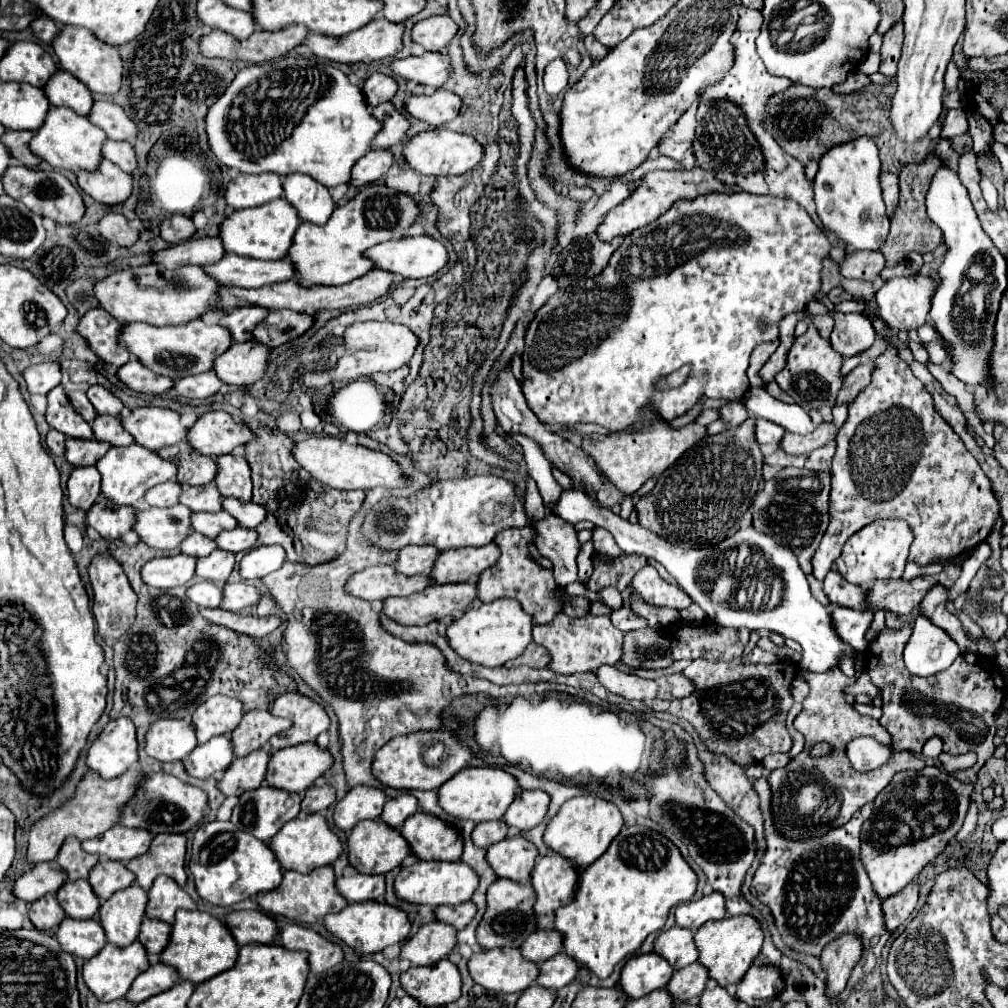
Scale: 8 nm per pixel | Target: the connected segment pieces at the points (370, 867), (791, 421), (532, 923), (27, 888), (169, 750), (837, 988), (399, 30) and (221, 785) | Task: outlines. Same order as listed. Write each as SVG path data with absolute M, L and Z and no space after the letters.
M380 819L360 821L348 835L348 851L350 851L350 865L360 873L388 873L390 869L400 865L404 857L412 853L408 841L404 841L400 831L388 827Z
M750 387L744 405L746 405L746 409L752 417L768 419L776 425L782 425L790 433L806 435L806 433L812 433L812 429L814 429L814 423L812 423L810 415L800 405L782 403L782 401L774 399L762 387Z
M496 879L488 887L488 909L478 925L478 943L482 949L496 947L520 947L524 939L536 931L536 913L534 913L536 893L530 883L516 883L508 879Z
M36 863L28 873L16 879L14 893L18 899L32 903L48 893L56 893L66 881L66 873L52 869L50 863Z
M184 719L154 721L146 737L146 753L158 761L186 759L196 745L196 729Z
M844 933L822 949L820 961L828 971L828 997L836 997L844 989L852 969L862 957L862 949L862 937L856 933Z
M378 15L374 21L364 25L358 31L332 37L332 35L318 35L318 33L308 33L304 39L304 45L308 45L318 57L330 59L330 61L340 61L340 63L356 63L356 61L378 61L384 57L394 57L398 51L402 51L404 43L404 23L392 23L384 15Z
M256 749L256 753L250 753L248 757L234 759L224 777L218 781L218 789L230 797L260 787L262 779L266 777L268 761L270 753L266 753L264 749Z

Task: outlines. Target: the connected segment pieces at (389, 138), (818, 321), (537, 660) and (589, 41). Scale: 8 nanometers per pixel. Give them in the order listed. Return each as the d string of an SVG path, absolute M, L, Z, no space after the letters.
M392 101L380 103L372 109L372 115L380 121L384 121L384 129L378 133L376 141L372 141L372 147L392 147L406 139L406 133L410 129L410 121L406 115L402 115Z
M816 315L816 317L812 319L812 323L816 325L816 329L820 331L820 335L822 335L824 339L830 337L830 333L832 333L832 325L834 325L834 321L832 321L830 315Z
M532 641L532 645L528 645L526 653L522 653L516 661L510 661L508 663L510 667L516 667L516 665L530 665L530 667L548 667L550 665L550 653L546 647L538 645Z
M588 35L588 37L584 39L584 43L586 43L588 53L594 57L594 61L600 61L600 59L604 59L604 57L606 57L608 47L604 49L604 45L600 45L600 41L596 41L596 37L594 37L594 35Z

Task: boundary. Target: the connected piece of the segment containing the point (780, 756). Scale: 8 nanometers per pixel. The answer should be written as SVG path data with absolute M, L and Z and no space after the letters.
M774 753L774 755L768 755L762 763L766 767L766 771L772 771L772 769L778 769L778 767L786 767L790 763L790 753Z

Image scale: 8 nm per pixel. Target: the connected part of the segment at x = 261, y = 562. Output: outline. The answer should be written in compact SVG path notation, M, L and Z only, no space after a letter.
M262 545L262 547L252 549L248 555L244 555L238 569L240 569L242 579L256 581L256 579L262 579L264 575L280 569L284 559L286 559L286 553L284 553L282 545L270 545L270 547Z

